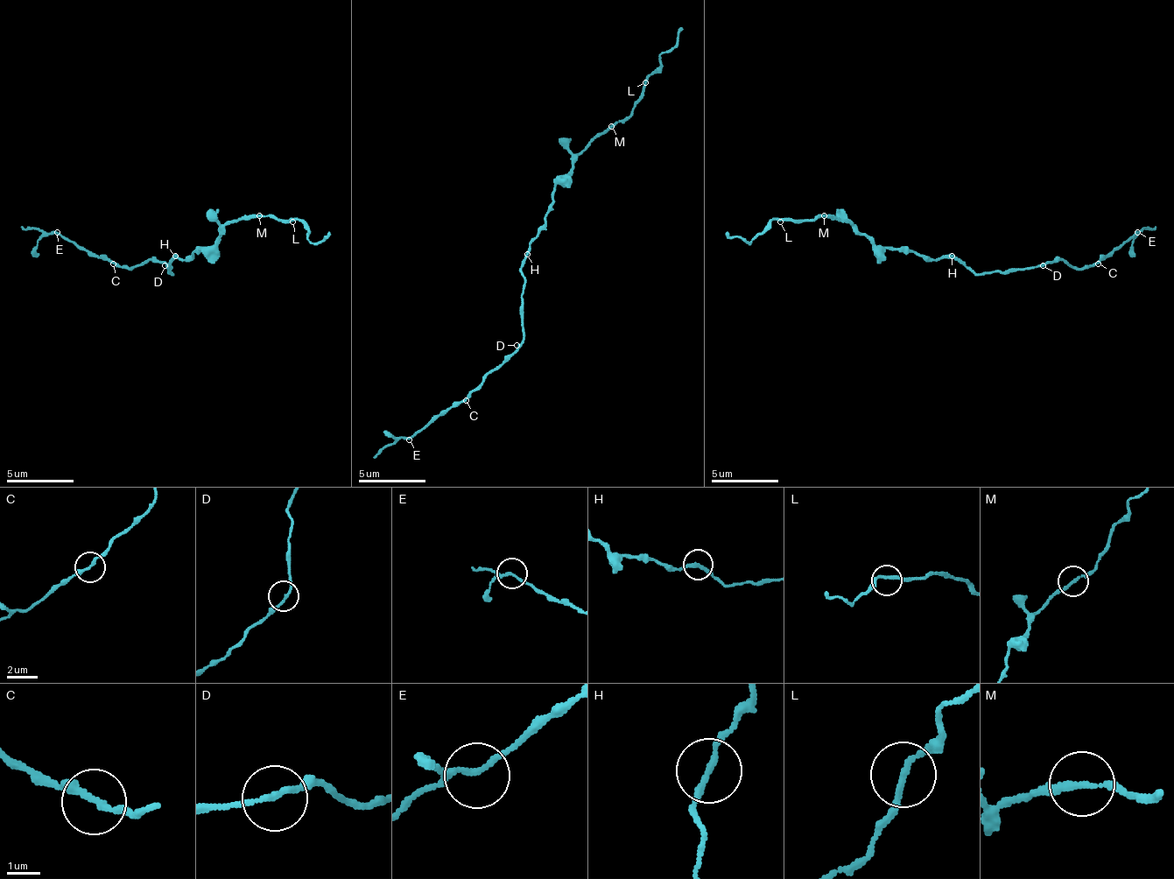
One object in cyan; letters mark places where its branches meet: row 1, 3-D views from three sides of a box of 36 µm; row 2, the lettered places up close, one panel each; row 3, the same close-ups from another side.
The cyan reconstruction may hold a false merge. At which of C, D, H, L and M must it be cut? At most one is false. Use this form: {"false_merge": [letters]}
{"false_merge": []}

